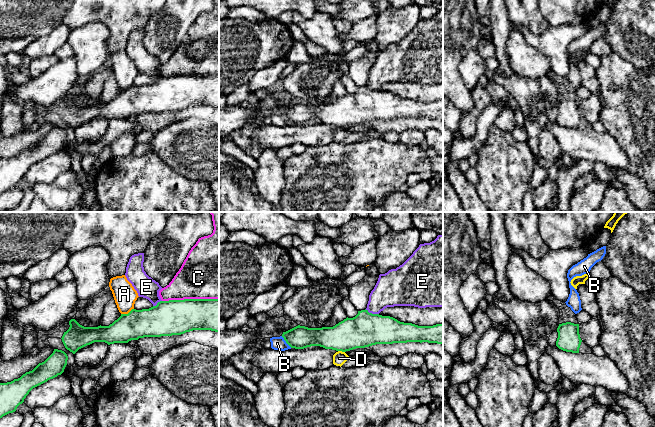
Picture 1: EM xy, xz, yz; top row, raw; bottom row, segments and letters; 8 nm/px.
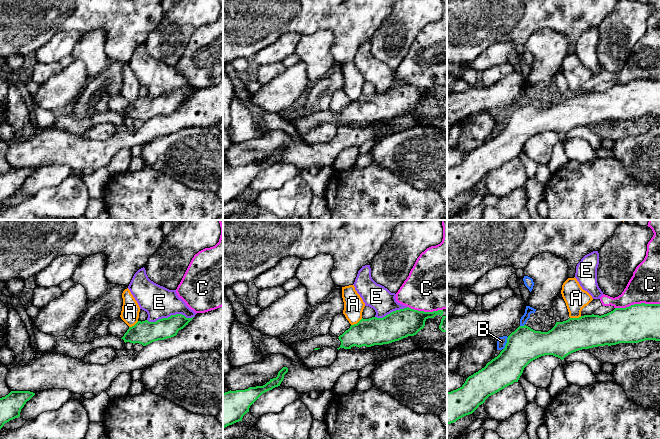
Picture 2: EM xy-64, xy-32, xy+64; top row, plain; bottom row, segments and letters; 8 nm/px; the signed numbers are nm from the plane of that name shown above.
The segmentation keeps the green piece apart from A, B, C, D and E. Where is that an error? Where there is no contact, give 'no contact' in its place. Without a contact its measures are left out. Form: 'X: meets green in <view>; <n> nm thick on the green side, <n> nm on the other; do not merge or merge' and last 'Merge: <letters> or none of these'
A: meets green in xy; 240 nm thick on the green side, 180 nm on the other; do not merge
B: meets green in xz; 190 nm thick on the green side, 110 nm on the other; do not merge
C: meets green in xy; 280 nm thick on the green side, 420 nm on the other; do not merge
D: meets green in xz; 260 nm thick on the green side, 110 nm on the other; do not merge
E: meets green in xz; 280 nm thick on the green side, 260 nm on the other; do not merge
Merge: none of these

